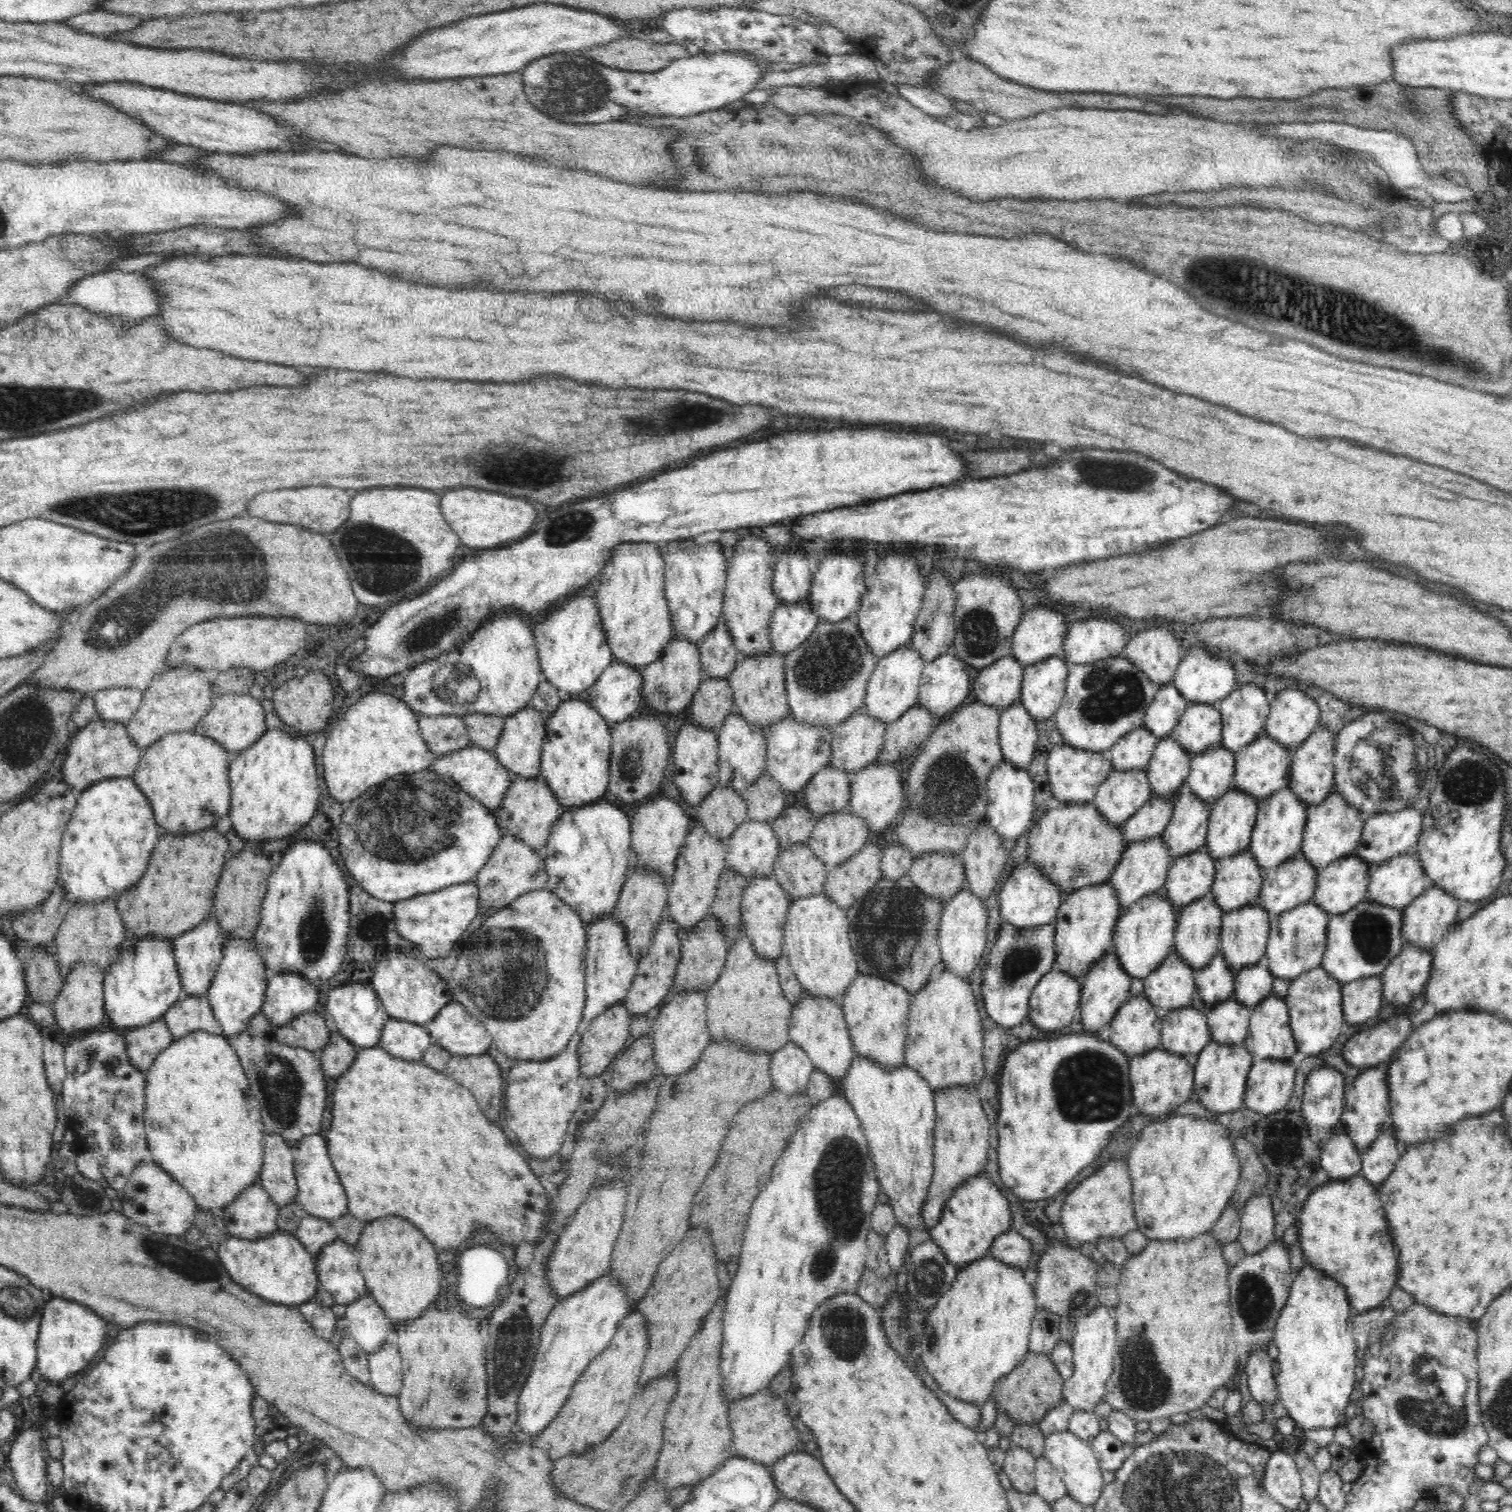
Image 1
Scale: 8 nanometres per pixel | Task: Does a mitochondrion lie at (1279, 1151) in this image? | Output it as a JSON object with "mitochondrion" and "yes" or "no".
{"mitochondrion":"yes"}

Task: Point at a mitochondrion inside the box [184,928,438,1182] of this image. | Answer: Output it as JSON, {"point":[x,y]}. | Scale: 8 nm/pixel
{"point":[264,1076]}

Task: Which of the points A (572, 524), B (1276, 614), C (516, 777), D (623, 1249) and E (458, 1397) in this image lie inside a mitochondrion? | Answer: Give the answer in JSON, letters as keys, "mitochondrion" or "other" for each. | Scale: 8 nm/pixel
{"A":"mitochondrion","B":"other","C":"other","D":"other","E":"mitochondrion"}

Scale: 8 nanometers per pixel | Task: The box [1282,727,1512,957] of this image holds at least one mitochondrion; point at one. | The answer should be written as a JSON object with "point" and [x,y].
{"point":[1471,782]}

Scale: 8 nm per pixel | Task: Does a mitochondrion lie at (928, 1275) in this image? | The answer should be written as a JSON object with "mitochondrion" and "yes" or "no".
{"mitochondrion":"yes"}

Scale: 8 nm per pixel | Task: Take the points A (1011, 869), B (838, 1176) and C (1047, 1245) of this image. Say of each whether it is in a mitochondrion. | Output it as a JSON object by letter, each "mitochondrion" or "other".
{"A":"other","B":"mitochondrion","C":"other"}

